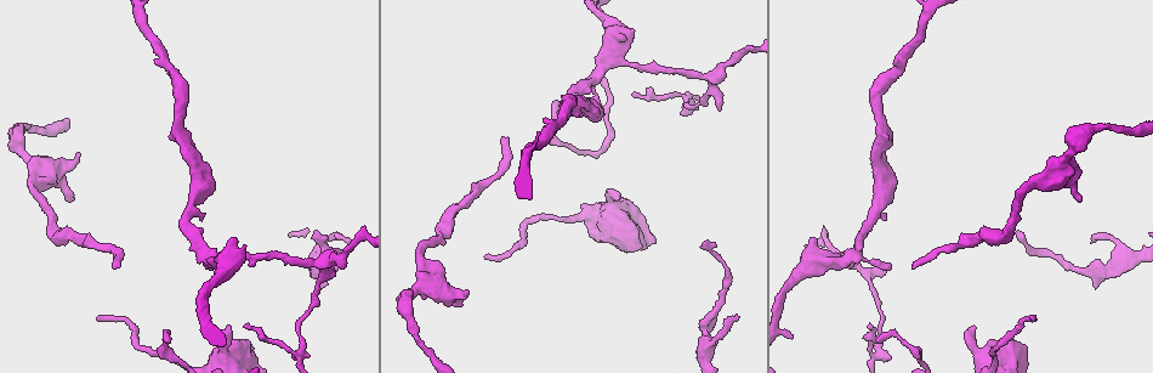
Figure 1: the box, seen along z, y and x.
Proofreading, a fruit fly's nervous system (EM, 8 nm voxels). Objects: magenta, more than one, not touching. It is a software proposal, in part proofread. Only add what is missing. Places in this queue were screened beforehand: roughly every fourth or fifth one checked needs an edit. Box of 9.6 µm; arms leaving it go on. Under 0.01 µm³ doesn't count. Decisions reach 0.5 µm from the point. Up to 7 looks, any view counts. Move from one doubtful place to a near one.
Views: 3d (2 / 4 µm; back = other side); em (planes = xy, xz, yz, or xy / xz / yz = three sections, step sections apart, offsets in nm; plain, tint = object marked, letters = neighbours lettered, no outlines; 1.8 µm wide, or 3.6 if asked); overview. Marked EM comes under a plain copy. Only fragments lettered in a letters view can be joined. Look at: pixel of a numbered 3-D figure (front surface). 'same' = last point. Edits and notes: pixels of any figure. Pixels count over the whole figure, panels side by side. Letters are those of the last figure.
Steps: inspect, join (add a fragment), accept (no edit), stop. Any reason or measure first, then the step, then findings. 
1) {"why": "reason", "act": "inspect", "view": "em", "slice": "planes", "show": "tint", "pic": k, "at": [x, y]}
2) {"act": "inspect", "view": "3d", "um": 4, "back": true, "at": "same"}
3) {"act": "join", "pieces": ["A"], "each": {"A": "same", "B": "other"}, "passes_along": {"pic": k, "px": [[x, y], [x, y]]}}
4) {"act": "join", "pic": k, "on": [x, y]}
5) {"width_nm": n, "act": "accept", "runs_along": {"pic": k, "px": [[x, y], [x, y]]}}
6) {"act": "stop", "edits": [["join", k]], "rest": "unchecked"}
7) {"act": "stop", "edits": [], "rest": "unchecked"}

{"why": "an open end", "act": "inspect", "view": "em", "slice": "yz", "step": 16, "show": "letters", "pic": 1, "at": [914, 268]}

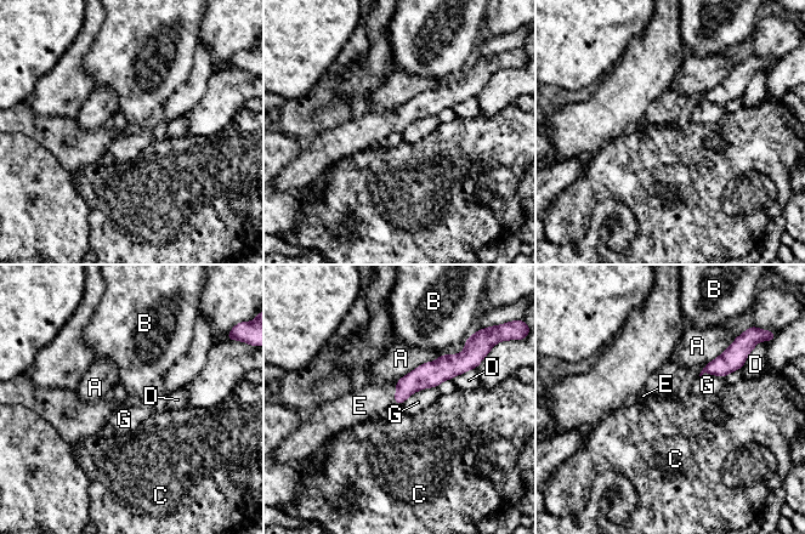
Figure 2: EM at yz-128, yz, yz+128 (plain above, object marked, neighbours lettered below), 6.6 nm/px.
{"act": "join", "pieces": ["E"], "each": {"A": "other", "B": "other", "C": "other", "D": "other", "E": "same", "G": "other"}, "passes_along": {"pic": 2, "px": [[426, 375], [396, 393], [368, 403]]}, "found": "the cell continues"}

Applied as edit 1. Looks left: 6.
{"why": "see it whole again", "act": "inspect", "view": "overview"}

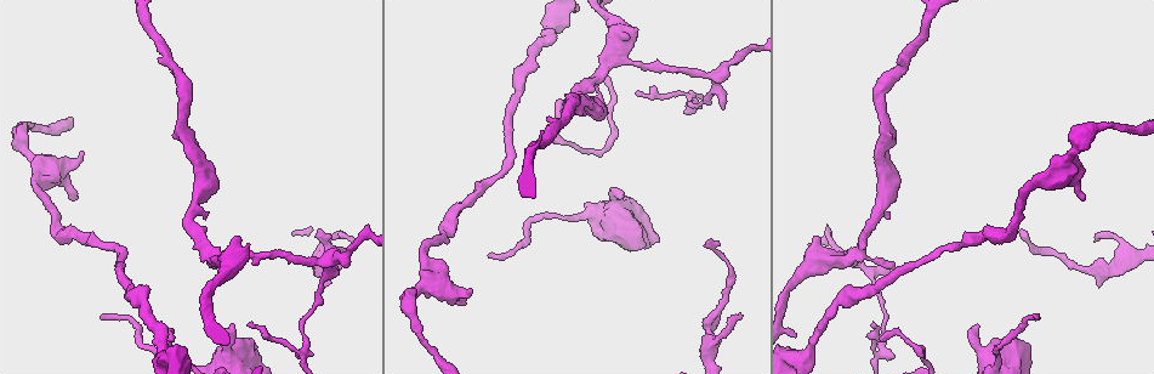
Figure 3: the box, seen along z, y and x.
{"why": "sharp bend", "act": "inspect", "view": "em", "slice": "planes", "show": "tint", "pic": 3, "at": [304, 352]}

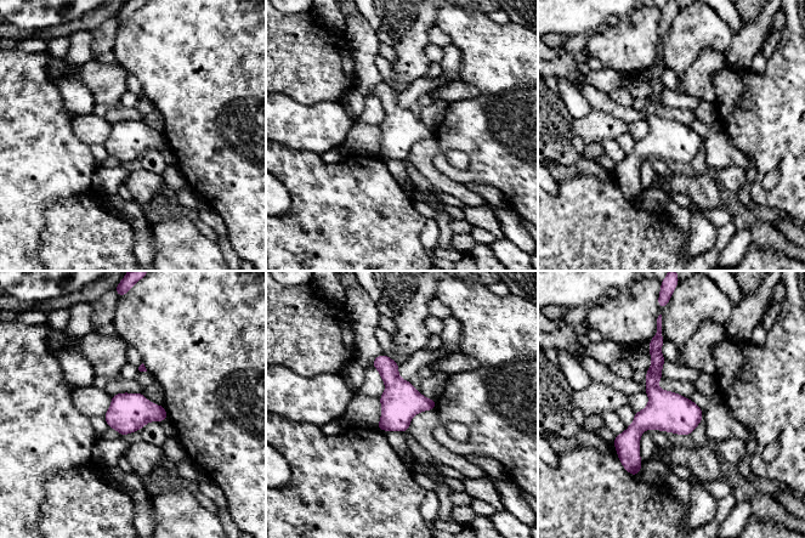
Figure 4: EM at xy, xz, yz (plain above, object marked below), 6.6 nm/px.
{"act": "inspect", "view": "em", "slice": "planes", "show": "letters", "at": "same"}

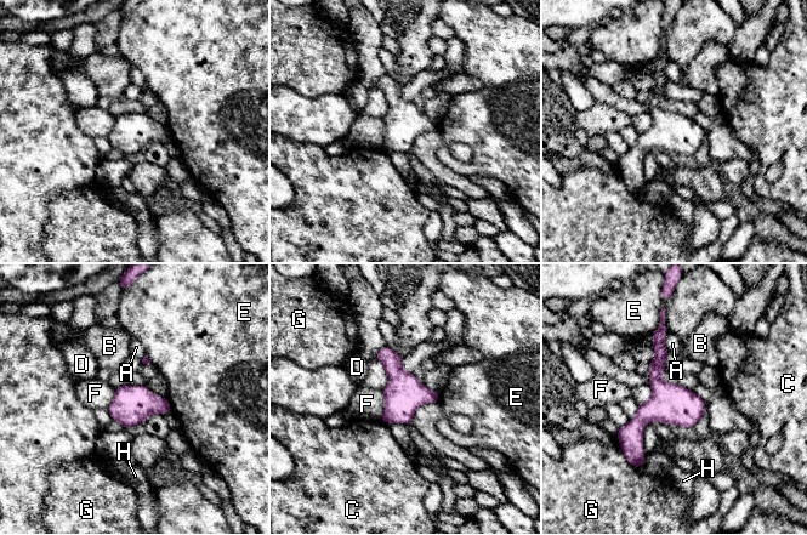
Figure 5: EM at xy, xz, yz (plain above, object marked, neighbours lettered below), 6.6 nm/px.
{"width_nm": 260, "act": "accept", "each": {"A": "other", "B": "other", "C": "other", "D": "other", "E": "other", "F": "other", "G": "other", "H": "other"}, "found": "none of them fits"}

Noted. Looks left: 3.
{"why": "an open end", "act": "inspect", "view": "em", "slice": "planes", "show": "letters", "pic": 3, "at": [795, 338]}

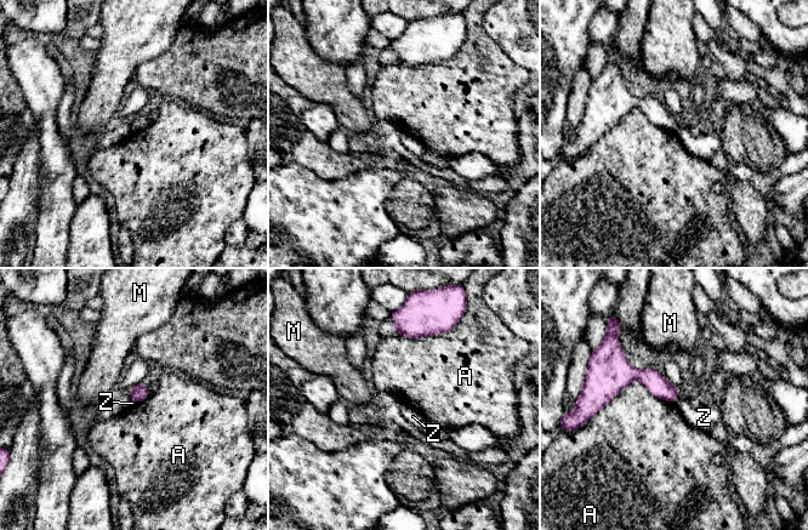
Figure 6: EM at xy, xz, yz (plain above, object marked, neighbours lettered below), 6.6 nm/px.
{"longest_contact_nm": ["A", 550], "act": "accept", "each": {"A": "other", "M": "other", "Z": "other"}, "border": {"pic": 6, "px": [[680, 397], [675, 402]]}, "found": "none of them fits"}

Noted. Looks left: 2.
{"act": "stop", "edits": [["join", 2]], "rest": "unchecked"}

